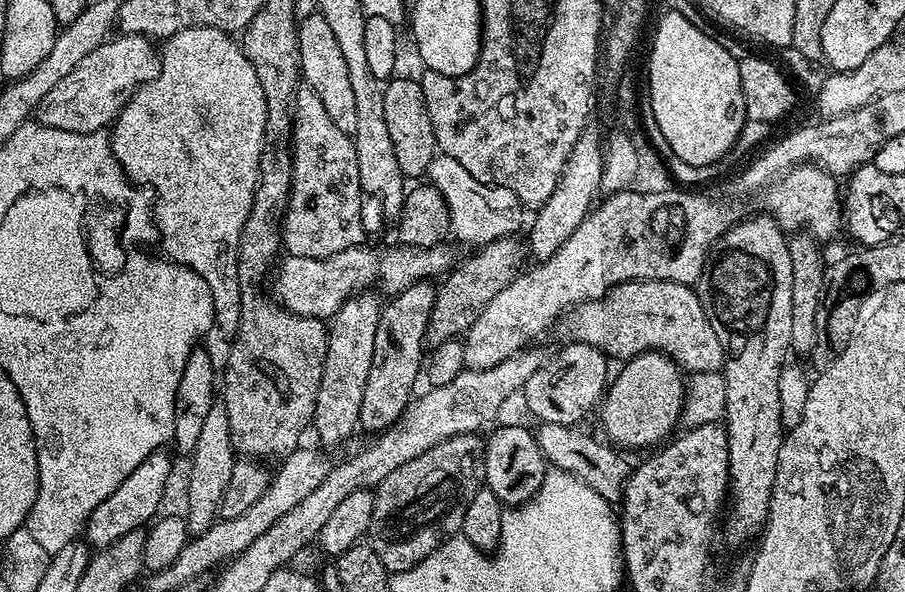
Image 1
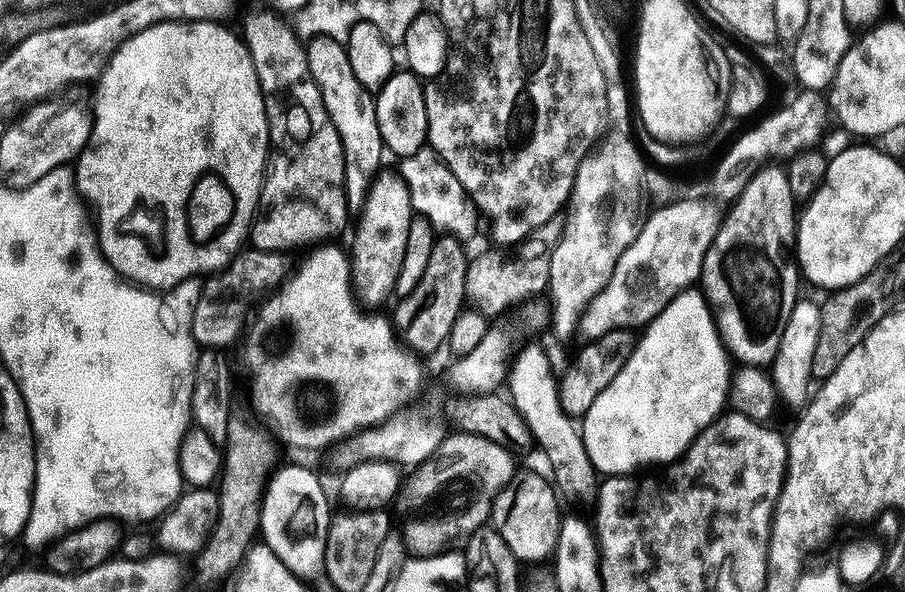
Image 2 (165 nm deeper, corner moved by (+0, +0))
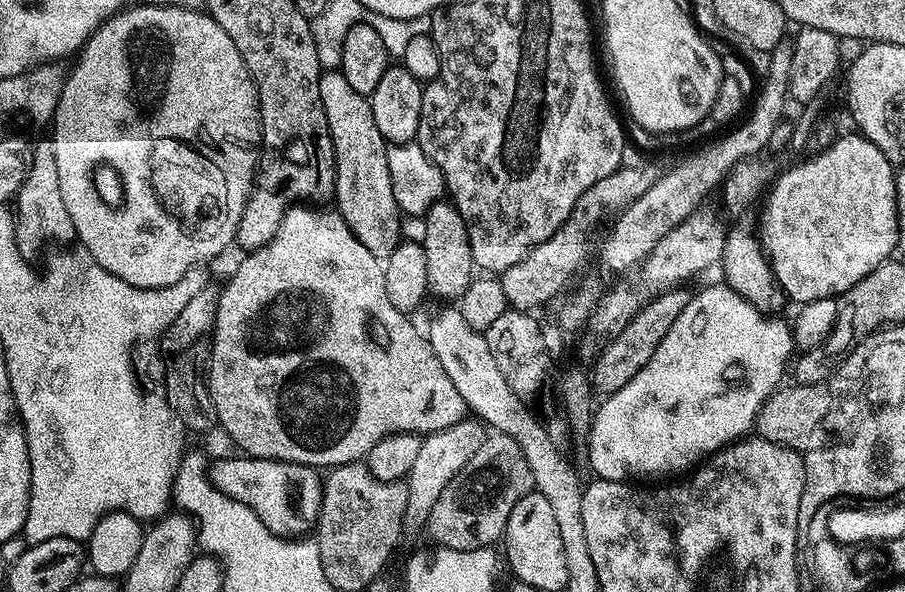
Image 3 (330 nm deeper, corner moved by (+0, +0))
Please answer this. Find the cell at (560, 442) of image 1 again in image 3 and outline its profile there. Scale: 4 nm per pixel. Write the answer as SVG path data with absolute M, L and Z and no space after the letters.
M293 206L285 212L278 226L276 236L261 248L247 253L228 285L219 289L216 298L216 325L210 333L208 354L208 393L214 402L217 425L241 448L243 455L257 460L281 460L291 464L306 464L317 470L331 470L340 464L354 464L363 461L376 443L393 432L414 432L427 434L446 430L465 419L466 405L462 394L458 394L450 374L442 370L442 362L428 345L427 335L411 324L403 312L394 310L390 298L386 298L386 278L381 257L370 254L362 242L350 230L339 211L332 212L328 206Z

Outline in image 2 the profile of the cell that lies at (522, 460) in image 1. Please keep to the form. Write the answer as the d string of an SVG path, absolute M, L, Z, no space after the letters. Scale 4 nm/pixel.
M524 472L504 485L496 496L494 516L503 534L504 541L516 556L517 560L540 560L555 551L556 539L560 533L562 511L556 501L557 489L553 481L546 475L539 476L536 472Z

